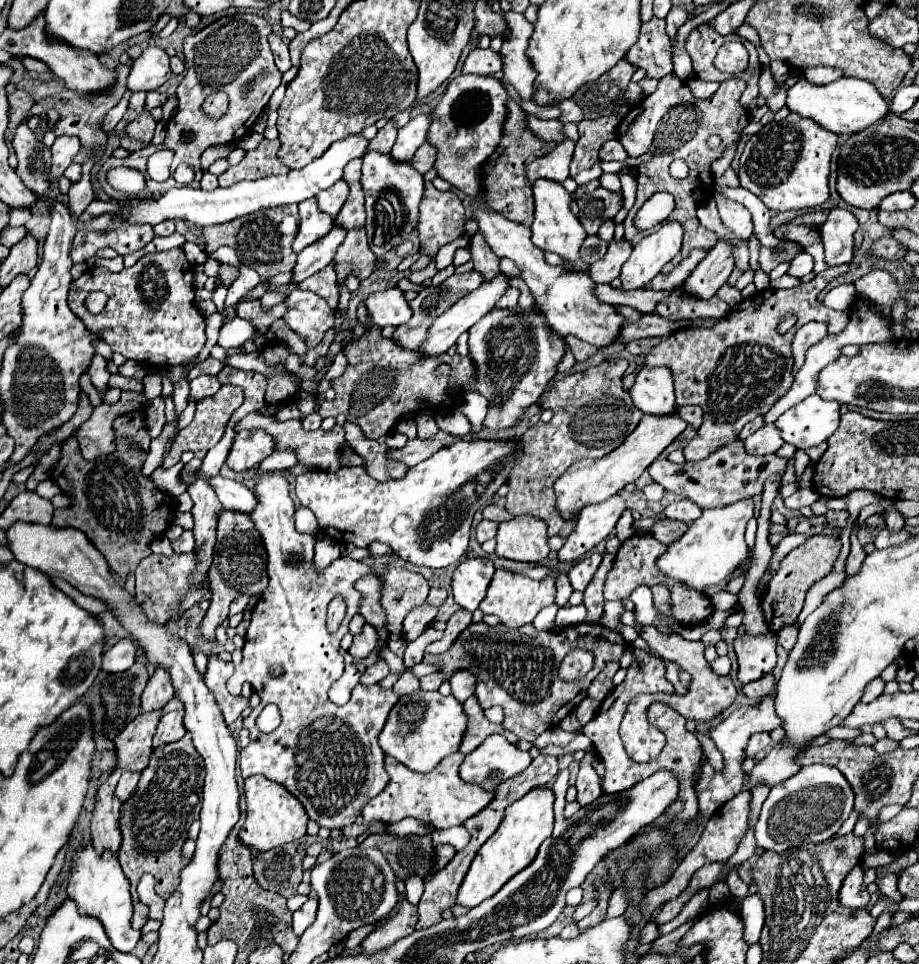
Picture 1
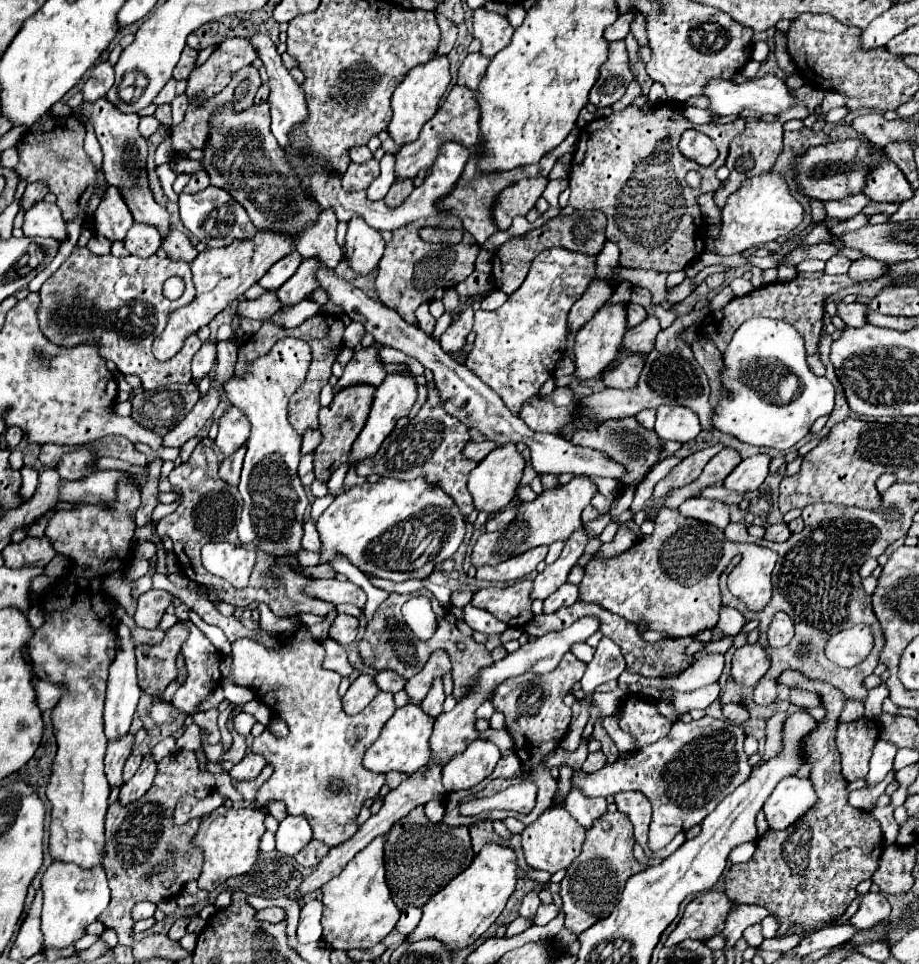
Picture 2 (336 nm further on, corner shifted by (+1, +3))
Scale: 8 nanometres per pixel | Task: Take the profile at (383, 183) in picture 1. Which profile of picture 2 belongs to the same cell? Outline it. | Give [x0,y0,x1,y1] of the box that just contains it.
[346,217,386,275]

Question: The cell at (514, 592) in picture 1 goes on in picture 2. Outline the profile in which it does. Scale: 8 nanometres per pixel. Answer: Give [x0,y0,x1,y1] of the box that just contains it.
[472,579,532,627]

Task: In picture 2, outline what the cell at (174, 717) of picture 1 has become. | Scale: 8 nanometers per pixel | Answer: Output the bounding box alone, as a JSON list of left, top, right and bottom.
[120,753,158,805]

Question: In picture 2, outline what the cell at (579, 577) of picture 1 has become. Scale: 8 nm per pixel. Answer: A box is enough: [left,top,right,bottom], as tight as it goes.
[544,581,578,613]

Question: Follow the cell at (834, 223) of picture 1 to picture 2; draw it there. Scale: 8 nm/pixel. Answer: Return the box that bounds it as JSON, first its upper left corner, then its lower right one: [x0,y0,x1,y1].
[826,255,852,275]

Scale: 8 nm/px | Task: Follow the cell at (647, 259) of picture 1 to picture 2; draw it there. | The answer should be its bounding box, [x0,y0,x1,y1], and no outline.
[574,303,628,379]

